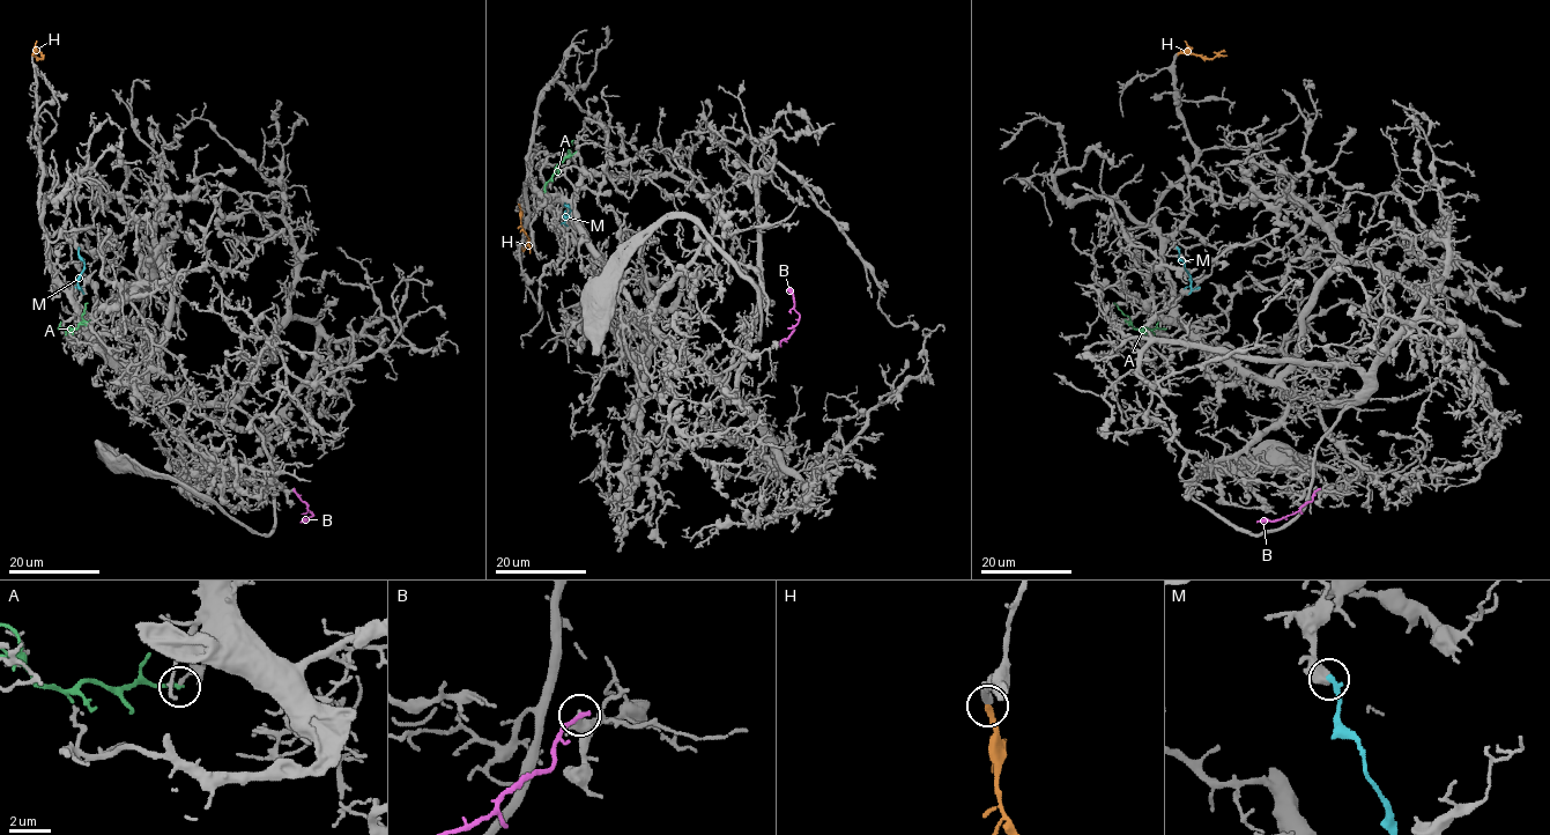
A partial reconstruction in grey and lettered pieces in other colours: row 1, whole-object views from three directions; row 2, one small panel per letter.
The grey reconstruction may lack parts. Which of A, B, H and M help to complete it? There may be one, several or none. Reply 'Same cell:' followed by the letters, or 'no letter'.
Same cell: H

